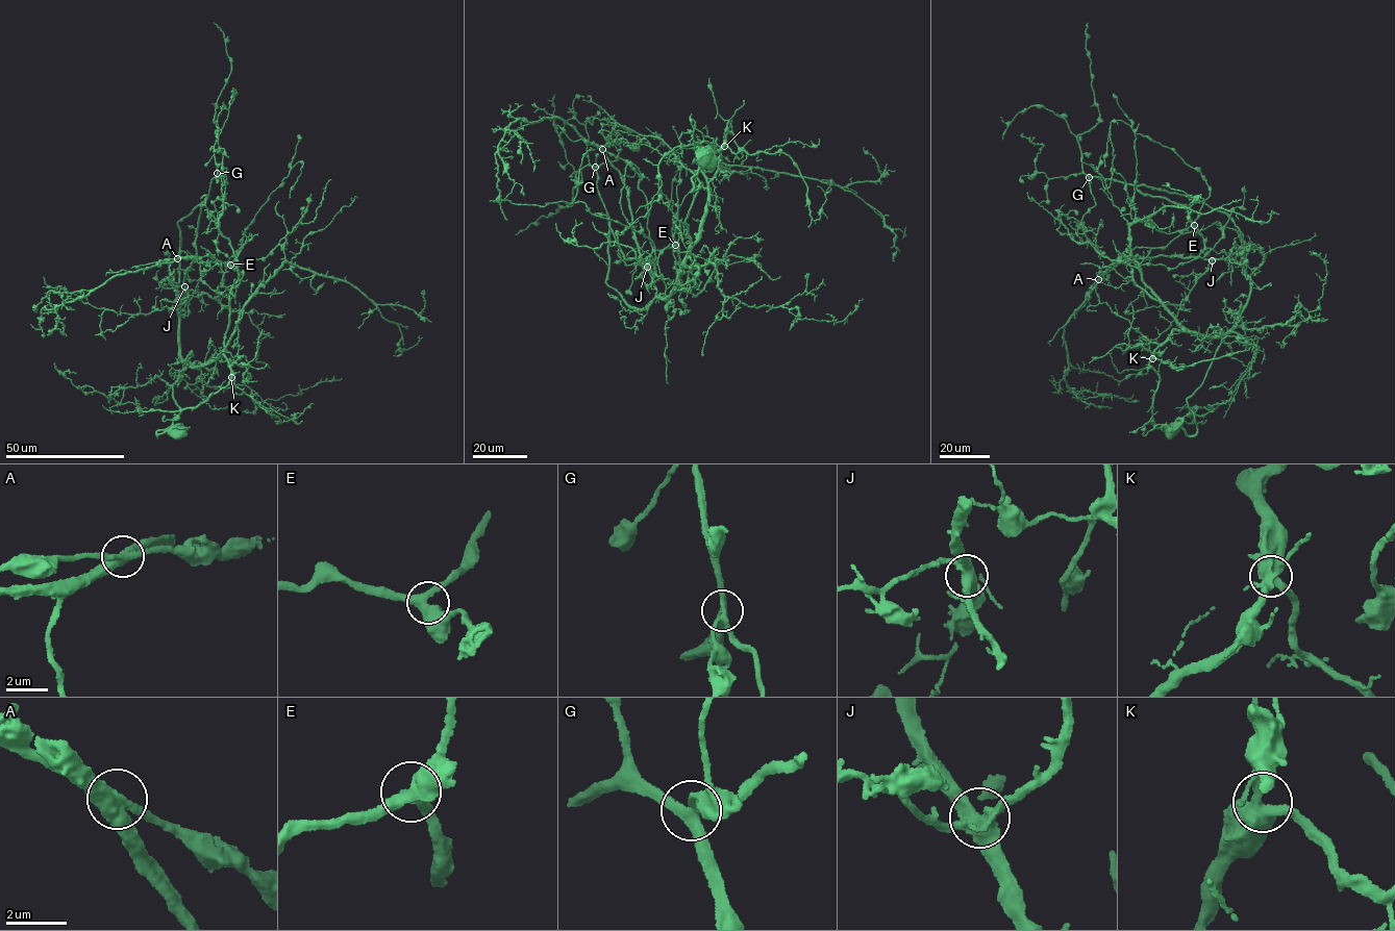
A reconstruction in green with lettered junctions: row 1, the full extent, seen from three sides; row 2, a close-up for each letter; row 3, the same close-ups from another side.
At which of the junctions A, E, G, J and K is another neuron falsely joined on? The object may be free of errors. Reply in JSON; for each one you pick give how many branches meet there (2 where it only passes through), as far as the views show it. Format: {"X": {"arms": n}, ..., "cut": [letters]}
{"cut": []}

